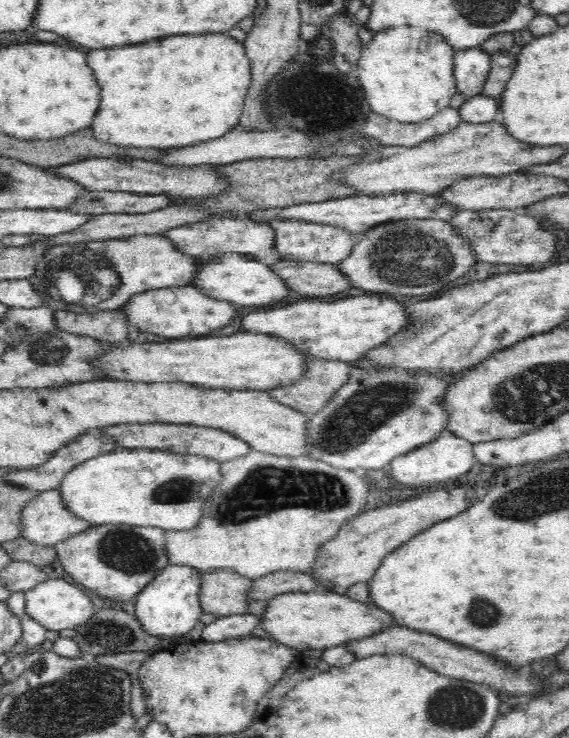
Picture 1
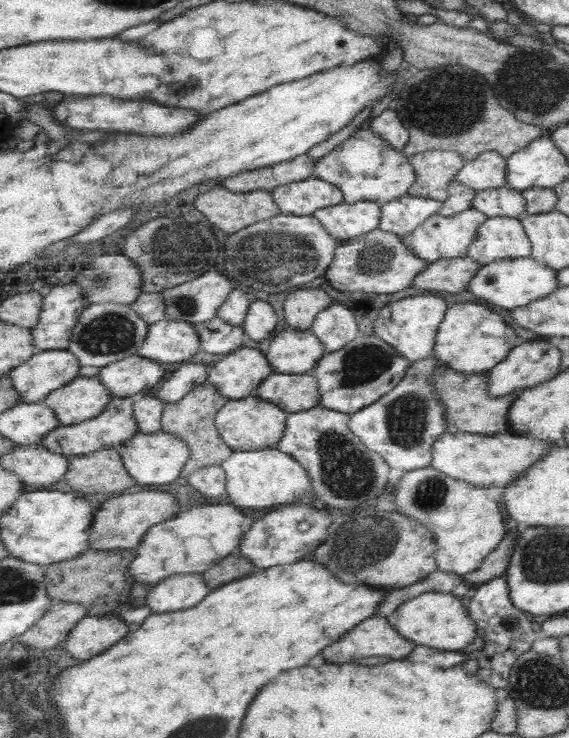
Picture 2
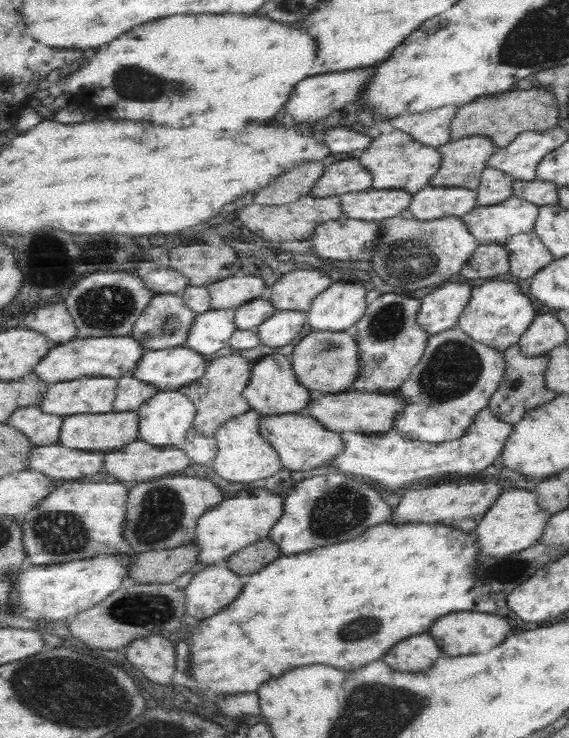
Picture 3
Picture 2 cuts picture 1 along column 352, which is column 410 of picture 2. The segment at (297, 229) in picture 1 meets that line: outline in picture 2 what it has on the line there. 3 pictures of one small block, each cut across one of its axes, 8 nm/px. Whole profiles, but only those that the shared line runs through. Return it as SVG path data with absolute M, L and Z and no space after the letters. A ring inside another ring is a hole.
M465 210L465 212L461 212L457 216L449 216L449 218L437 214L433 218L429 218L423 226L419 226L411 236L407 236L407 244L427 264L439 262L441 258L467 258L473 242L477 242L481 228L485 226L487 220L489 220L489 216L481 210Z

